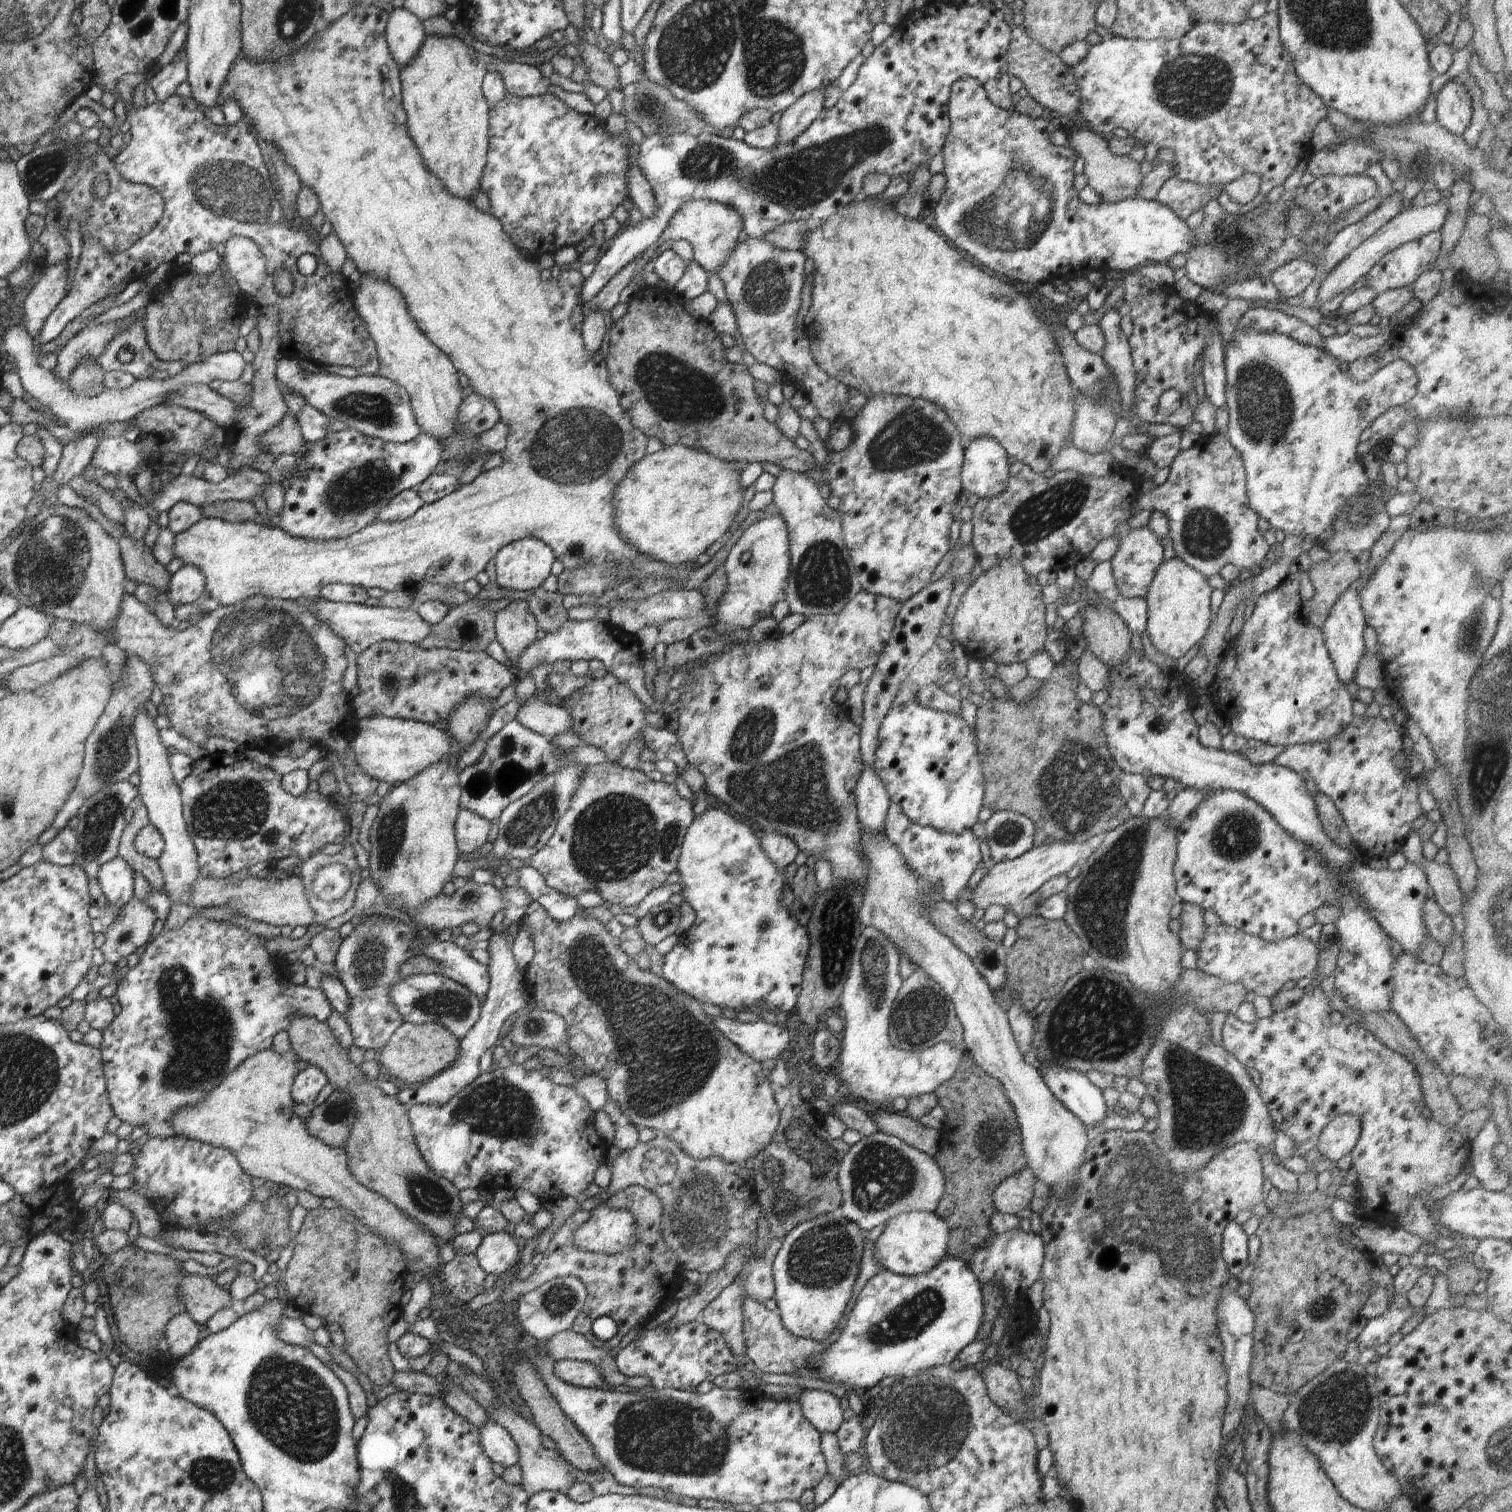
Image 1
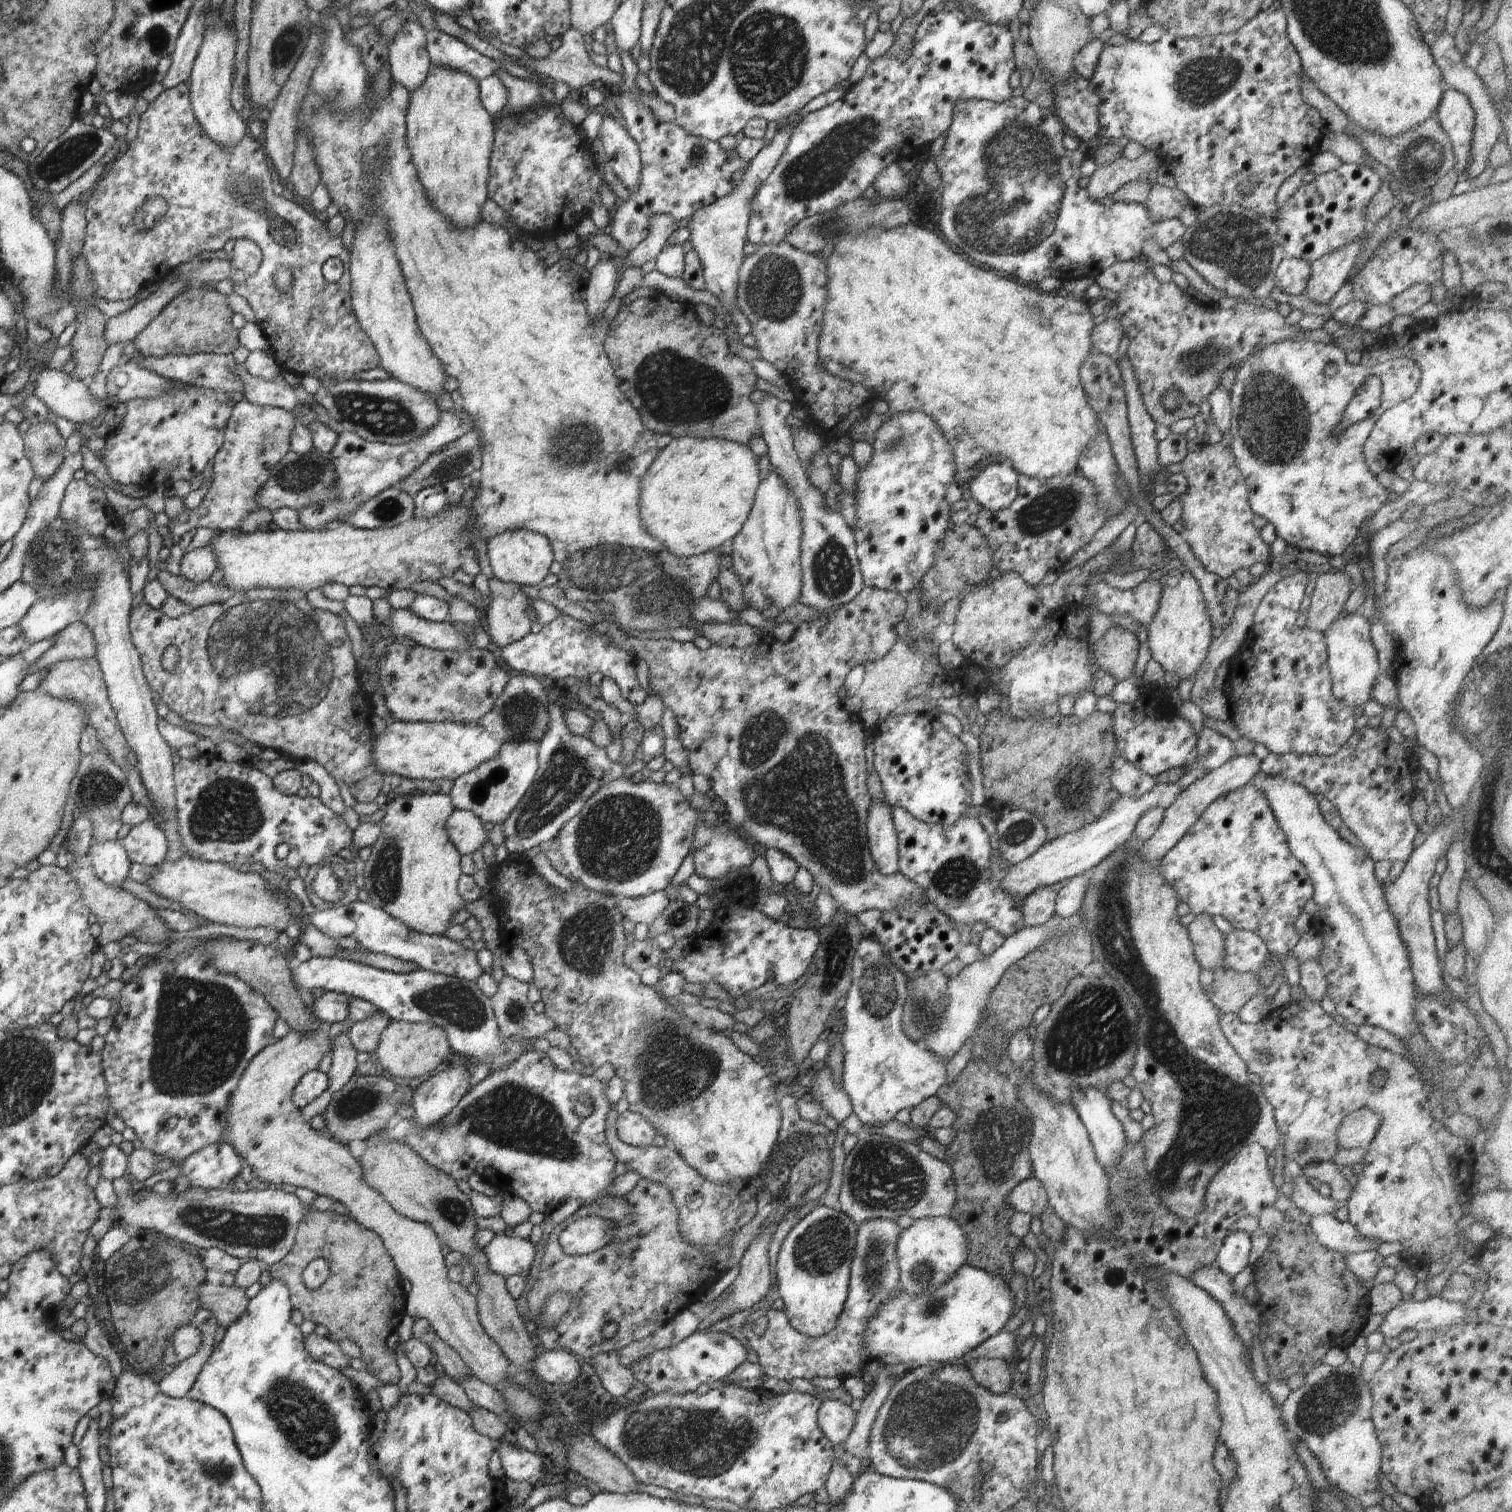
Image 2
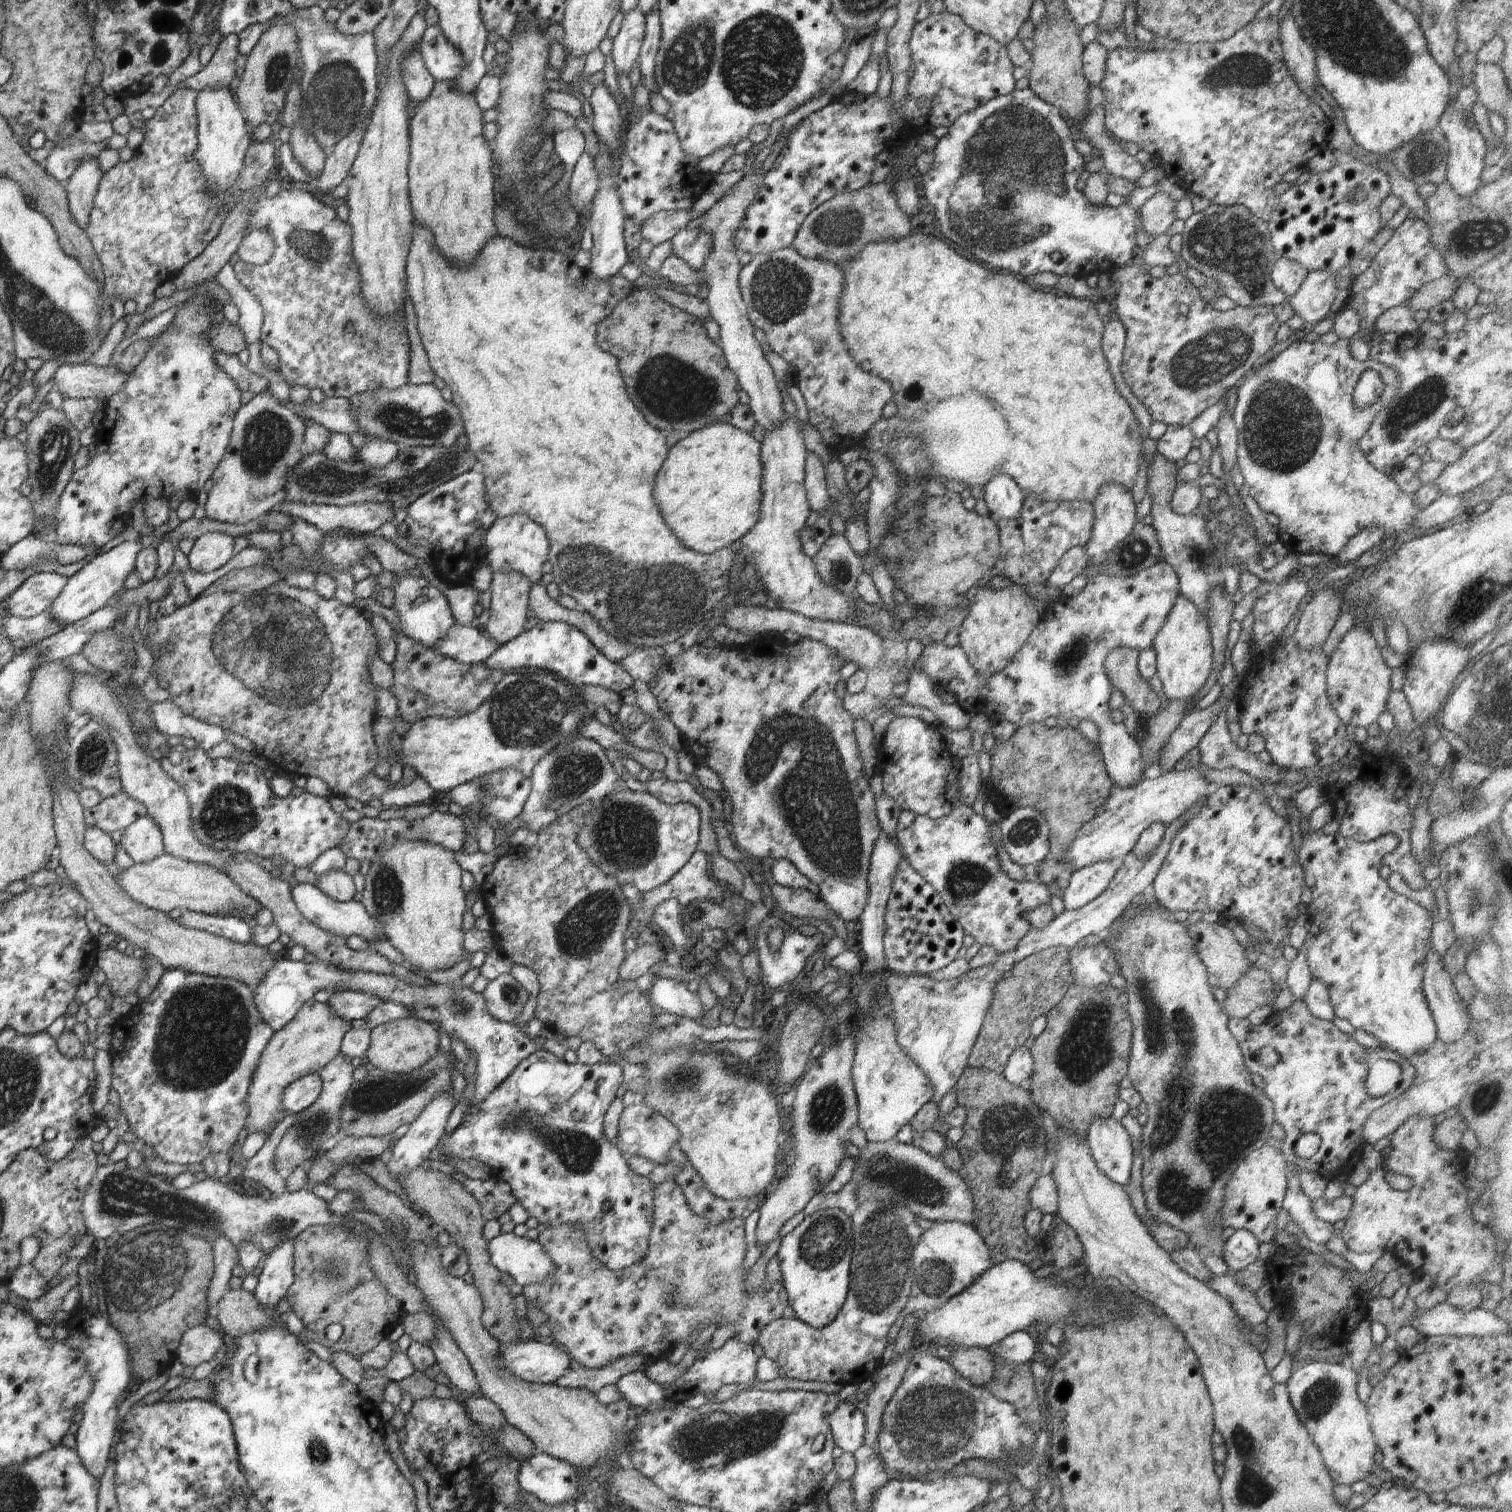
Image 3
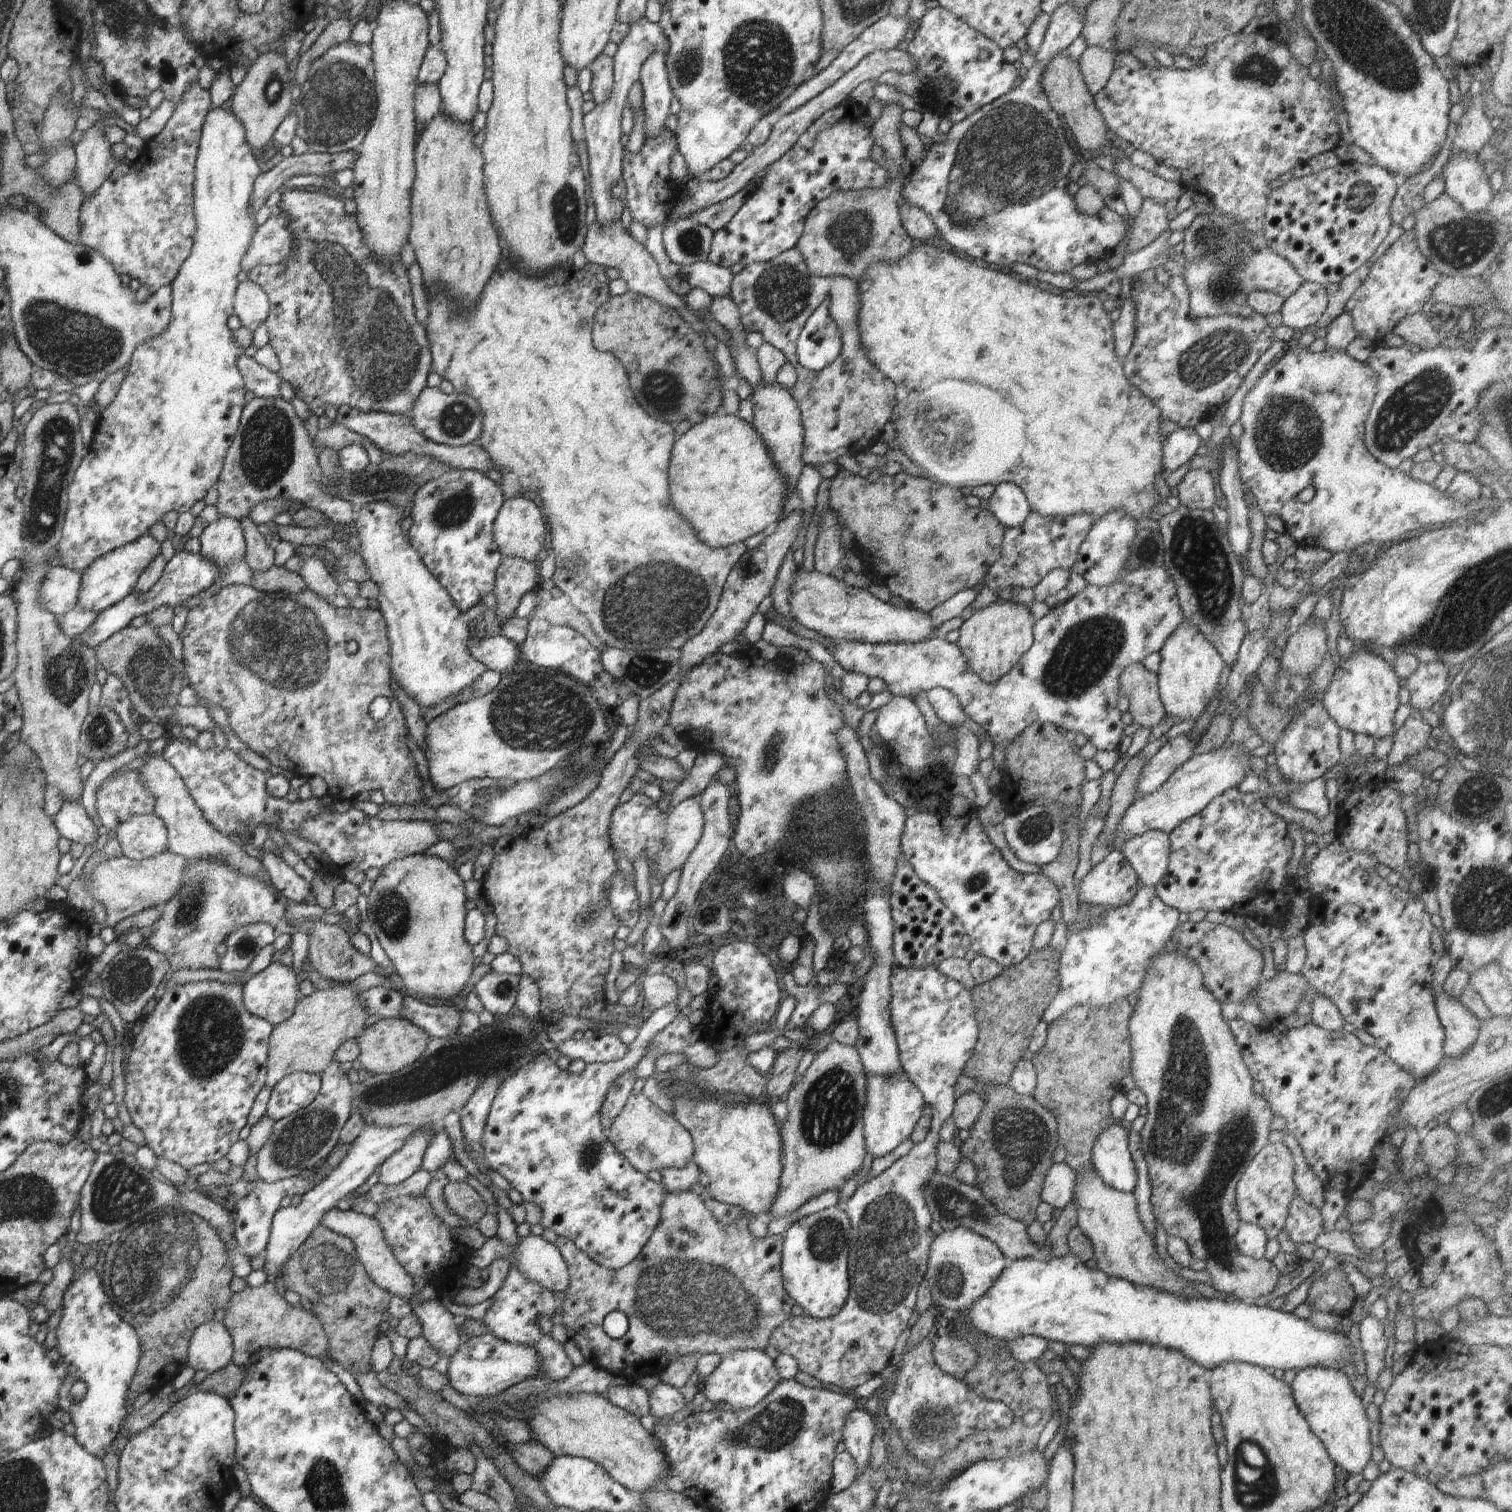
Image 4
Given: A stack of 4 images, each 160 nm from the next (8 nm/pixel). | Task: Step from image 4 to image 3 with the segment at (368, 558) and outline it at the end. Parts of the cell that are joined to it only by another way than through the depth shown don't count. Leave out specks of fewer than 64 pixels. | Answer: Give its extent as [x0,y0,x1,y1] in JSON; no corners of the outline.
[392,574,634,695]

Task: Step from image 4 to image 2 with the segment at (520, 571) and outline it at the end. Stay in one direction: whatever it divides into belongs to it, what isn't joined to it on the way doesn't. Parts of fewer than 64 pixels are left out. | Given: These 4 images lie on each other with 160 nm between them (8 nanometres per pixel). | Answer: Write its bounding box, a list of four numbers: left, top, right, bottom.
[484,577,535,649]

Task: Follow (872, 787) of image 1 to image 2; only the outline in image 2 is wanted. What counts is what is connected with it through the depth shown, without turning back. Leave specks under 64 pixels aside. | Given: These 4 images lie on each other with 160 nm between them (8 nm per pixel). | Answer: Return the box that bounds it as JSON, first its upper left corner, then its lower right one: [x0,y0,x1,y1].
[866,800,899,875]

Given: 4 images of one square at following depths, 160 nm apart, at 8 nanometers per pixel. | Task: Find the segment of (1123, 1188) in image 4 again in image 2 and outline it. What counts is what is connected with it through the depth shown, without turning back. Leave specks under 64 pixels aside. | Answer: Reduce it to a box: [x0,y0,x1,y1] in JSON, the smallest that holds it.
[1071,1087,1126,1168]

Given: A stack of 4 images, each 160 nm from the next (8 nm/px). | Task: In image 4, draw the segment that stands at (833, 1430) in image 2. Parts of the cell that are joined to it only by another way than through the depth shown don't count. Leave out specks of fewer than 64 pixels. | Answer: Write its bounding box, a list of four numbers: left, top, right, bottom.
[841,1410,876,1478]

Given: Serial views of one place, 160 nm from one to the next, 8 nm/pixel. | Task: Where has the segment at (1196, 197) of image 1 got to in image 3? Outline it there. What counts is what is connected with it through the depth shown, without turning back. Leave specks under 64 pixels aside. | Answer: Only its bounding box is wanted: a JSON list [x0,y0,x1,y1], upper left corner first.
[1139,190,1176,237]

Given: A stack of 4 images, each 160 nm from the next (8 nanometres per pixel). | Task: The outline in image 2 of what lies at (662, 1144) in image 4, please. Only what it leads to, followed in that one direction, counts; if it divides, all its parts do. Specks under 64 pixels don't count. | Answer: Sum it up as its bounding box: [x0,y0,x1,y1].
[615,1111,659,1147]

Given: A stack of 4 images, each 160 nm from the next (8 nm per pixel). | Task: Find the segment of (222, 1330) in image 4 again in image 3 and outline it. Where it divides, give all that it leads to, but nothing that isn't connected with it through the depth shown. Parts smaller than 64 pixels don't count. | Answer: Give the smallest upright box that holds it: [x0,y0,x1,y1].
[177,1325,224,1368]

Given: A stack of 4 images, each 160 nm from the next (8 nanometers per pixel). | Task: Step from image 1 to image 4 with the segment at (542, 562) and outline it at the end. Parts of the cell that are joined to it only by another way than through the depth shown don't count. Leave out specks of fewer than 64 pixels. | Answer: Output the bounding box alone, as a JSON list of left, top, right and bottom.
[494,495,546,562]

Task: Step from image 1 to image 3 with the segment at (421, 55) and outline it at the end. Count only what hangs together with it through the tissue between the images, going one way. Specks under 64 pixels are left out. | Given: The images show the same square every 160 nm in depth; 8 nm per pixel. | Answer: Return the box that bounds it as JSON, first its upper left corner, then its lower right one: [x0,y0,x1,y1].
[408,80,496,268]

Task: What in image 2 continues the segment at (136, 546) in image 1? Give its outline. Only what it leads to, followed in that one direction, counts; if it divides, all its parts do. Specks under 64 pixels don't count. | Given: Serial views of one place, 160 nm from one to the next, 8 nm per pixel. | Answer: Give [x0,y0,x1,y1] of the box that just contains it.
[156,571,226,609]

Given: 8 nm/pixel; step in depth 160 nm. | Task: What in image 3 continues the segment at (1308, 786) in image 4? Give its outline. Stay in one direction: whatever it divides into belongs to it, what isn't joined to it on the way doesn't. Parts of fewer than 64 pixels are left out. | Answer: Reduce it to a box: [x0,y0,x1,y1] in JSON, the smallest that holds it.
[1196,712,1282,784]

